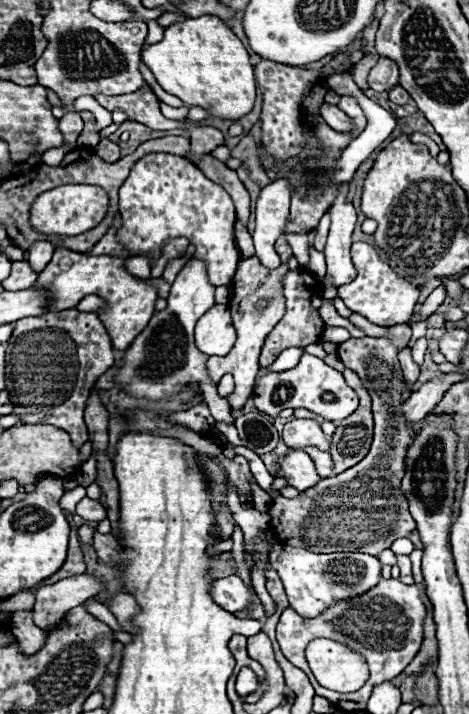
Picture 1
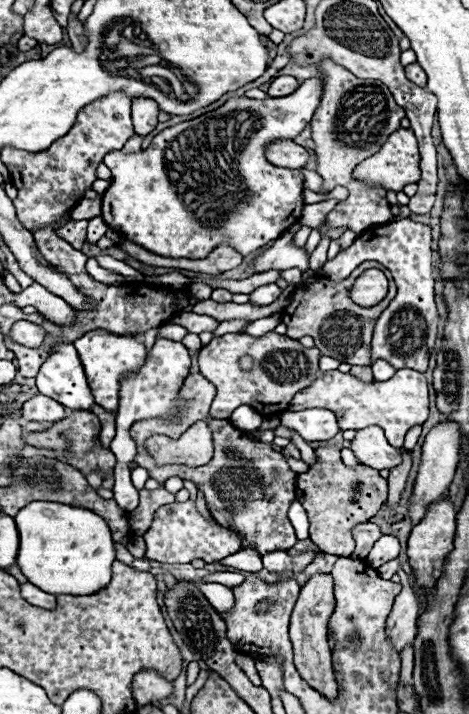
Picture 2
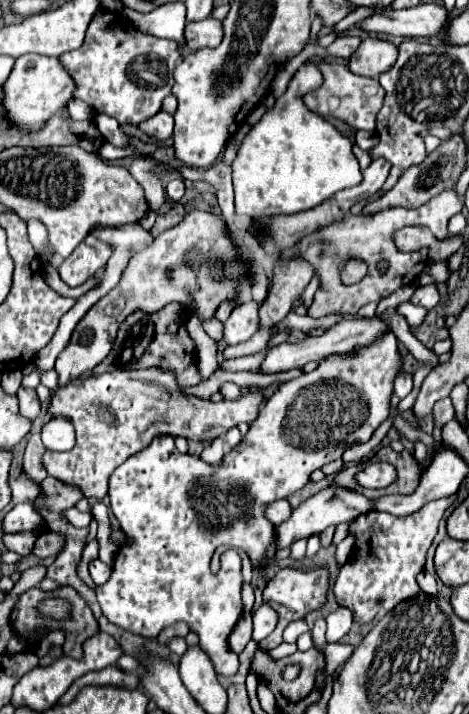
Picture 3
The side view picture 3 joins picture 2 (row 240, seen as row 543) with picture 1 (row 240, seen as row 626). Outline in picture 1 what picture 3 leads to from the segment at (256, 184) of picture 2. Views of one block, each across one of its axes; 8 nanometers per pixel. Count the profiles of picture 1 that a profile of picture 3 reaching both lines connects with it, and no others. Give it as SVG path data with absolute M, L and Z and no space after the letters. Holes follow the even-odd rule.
M152 152L140 158L120 188L120 214L122 228L118 238L134 256L152 252L154 264L166 240L186 236L190 244L196 246L194 258L206 262L208 278L214 286L232 280L238 266L238 250L234 244L234 204L226 190L210 182L190 160L164 152Z

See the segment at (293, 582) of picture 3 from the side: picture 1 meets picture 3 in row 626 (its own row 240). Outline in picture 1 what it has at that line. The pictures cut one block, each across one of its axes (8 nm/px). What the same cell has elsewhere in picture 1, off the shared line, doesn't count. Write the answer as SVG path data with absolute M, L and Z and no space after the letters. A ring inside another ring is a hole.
M284 234L276 240L276 252L282 260L282 264L274 270L266 268L266 266L260 266L260 260L258 258L248 258L248 260L242 260L238 264L238 270L234 274L234 296L228 304L228 310L230 310L230 316L232 316L232 322L234 322L234 328L238 332L238 338L236 338L236 344L232 348L230 354L226 356L212 356L208 358L208 374L210 374L210 380L214 384L220 382L220 378L224 374L232 374L234 376L234 382L236 382L236 388L230 396L226 396L228 404L232 410L242 410L246 400L252 396L252 388L254 388L254 380L256 380L256 374L260 370L258 366L258 356L260 356L260 350L262 350L262 344L264 344L264 338L270 334L270 330L278 324L278 320L284 316L284 298L282 298L282 276L288 272L288 258L292 256L292 250L290 246L286 244L286 238ZM262 298L268 298L270 300L270 306L264 310L264 312L256 312L256 302L262 300Z

